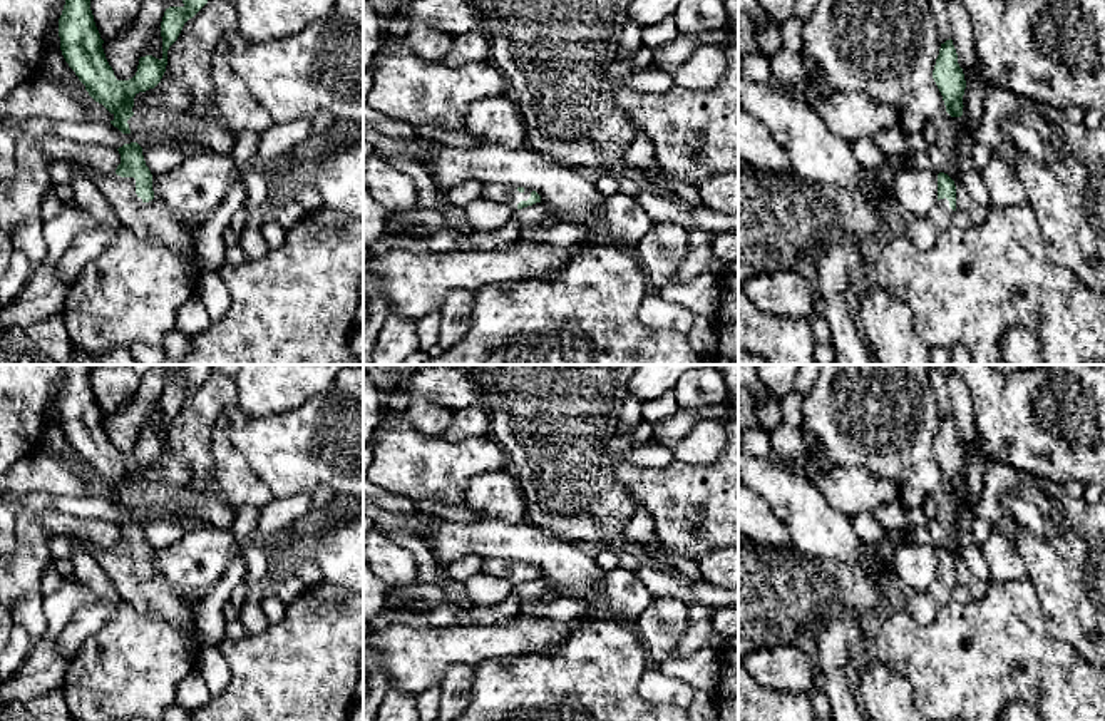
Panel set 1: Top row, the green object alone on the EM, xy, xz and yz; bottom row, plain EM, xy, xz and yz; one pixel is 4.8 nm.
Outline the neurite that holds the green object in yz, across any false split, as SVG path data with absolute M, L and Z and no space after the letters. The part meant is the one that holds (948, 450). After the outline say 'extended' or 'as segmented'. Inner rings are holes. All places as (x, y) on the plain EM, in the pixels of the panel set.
M951 413L941 418L933 453L943 470L946 487L951 492L961 492L966 455L963 443L958 438L958 428Z; as segmented

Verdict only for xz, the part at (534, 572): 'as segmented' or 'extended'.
extended

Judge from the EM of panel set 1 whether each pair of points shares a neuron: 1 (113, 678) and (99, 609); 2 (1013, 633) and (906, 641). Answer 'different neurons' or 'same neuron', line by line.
1: different neurons
2: same neuron

